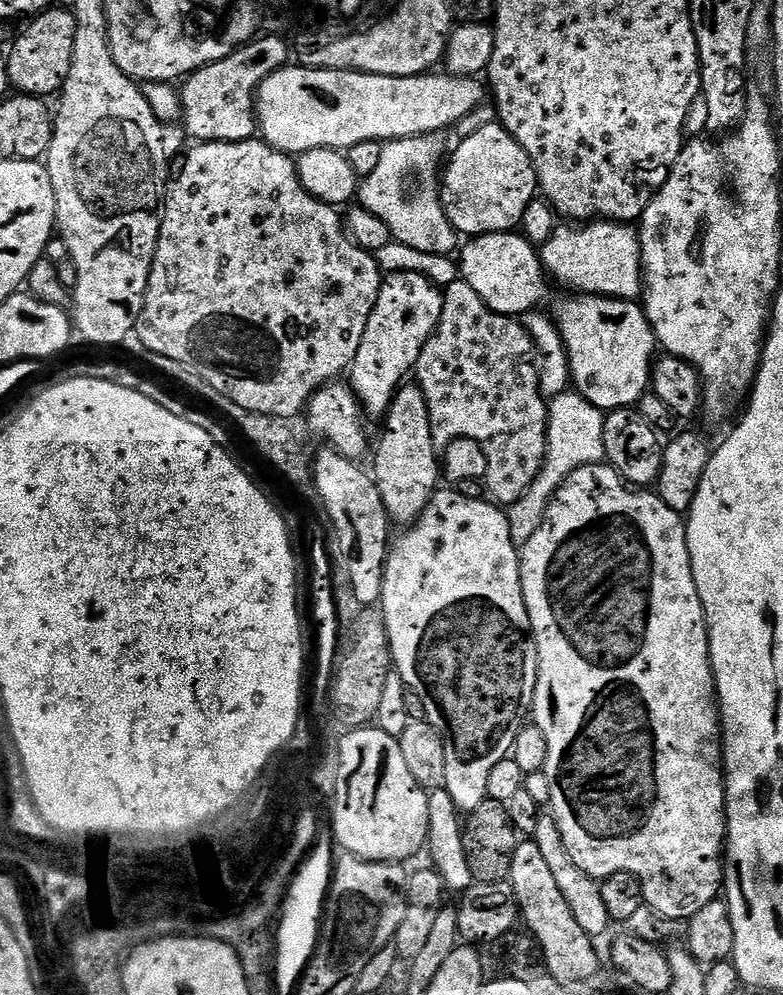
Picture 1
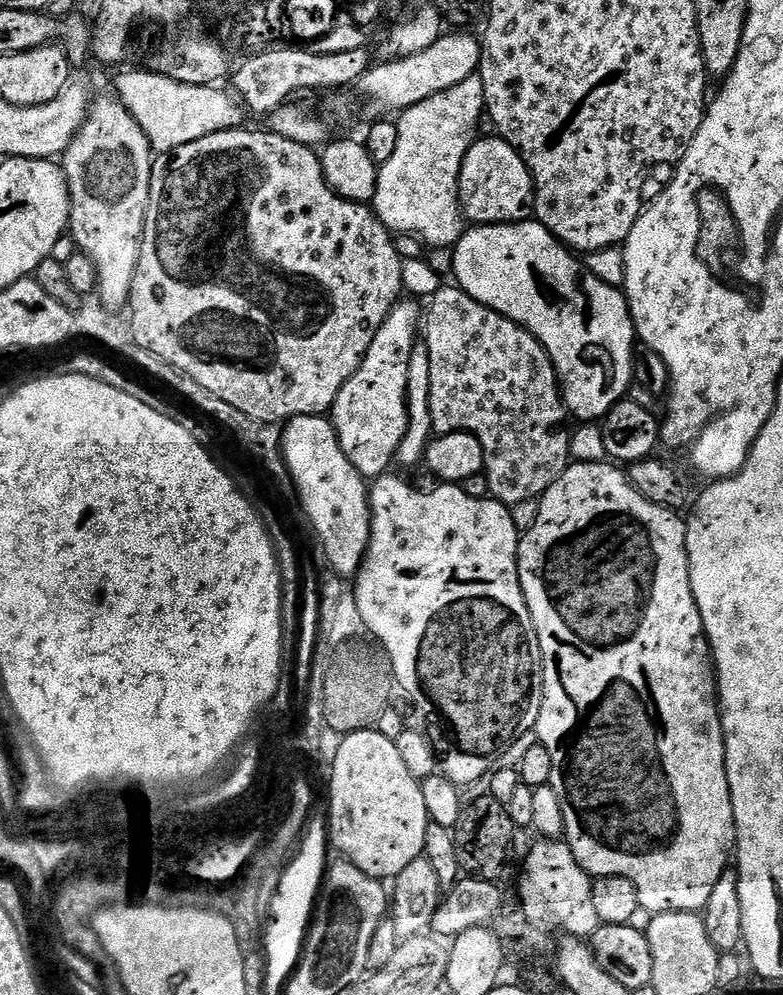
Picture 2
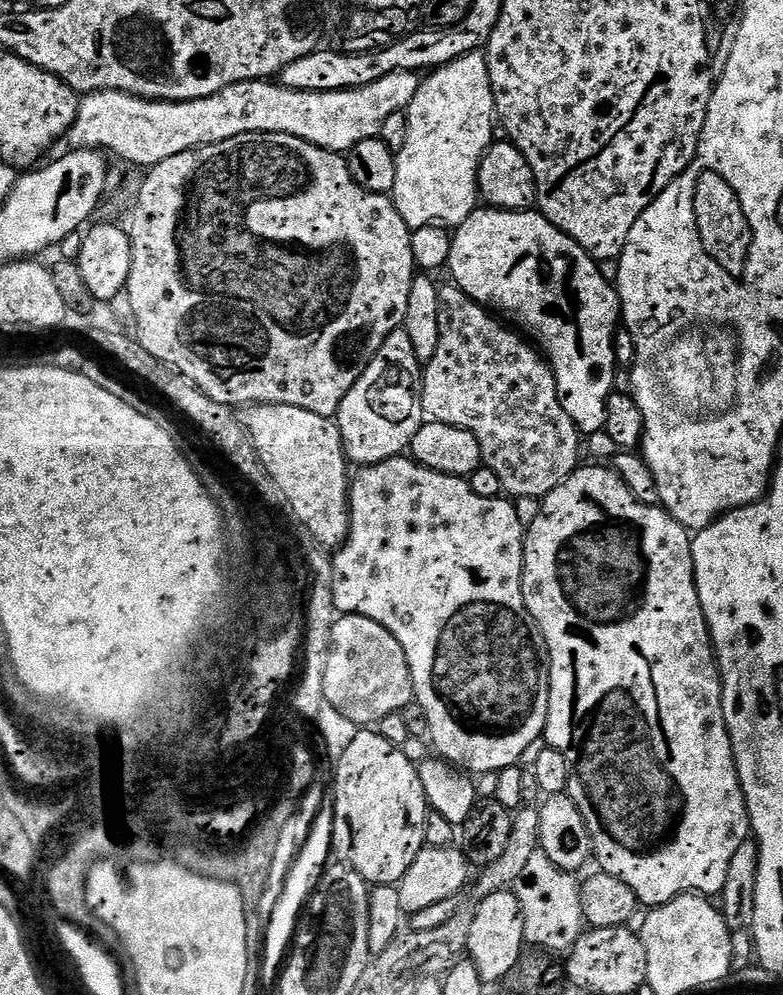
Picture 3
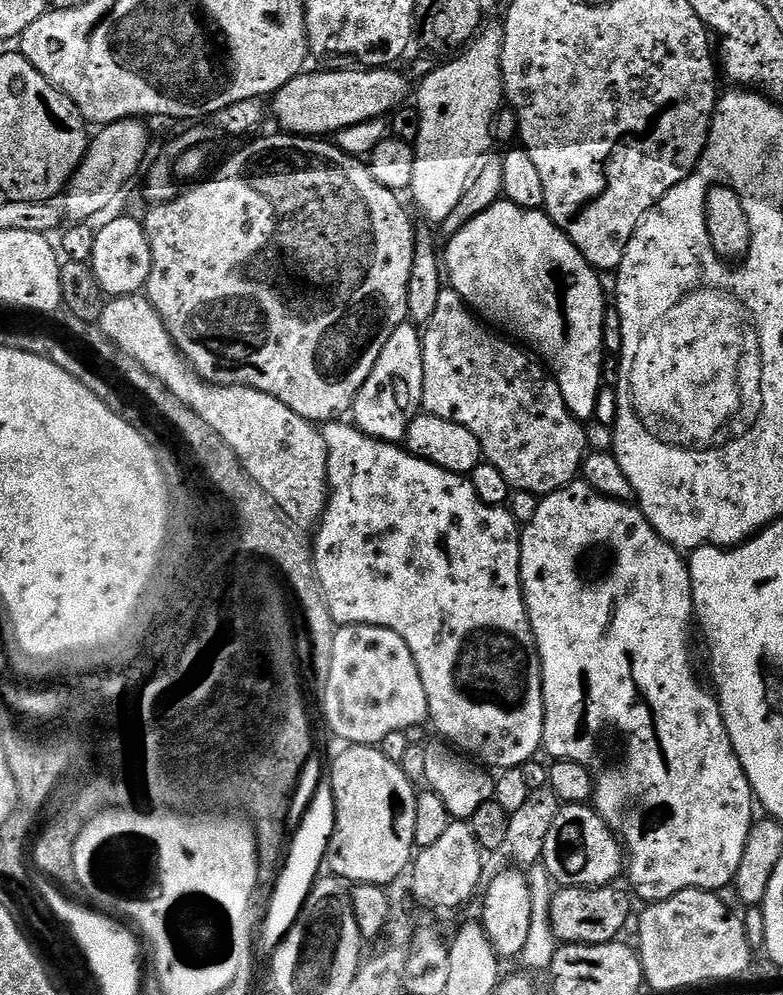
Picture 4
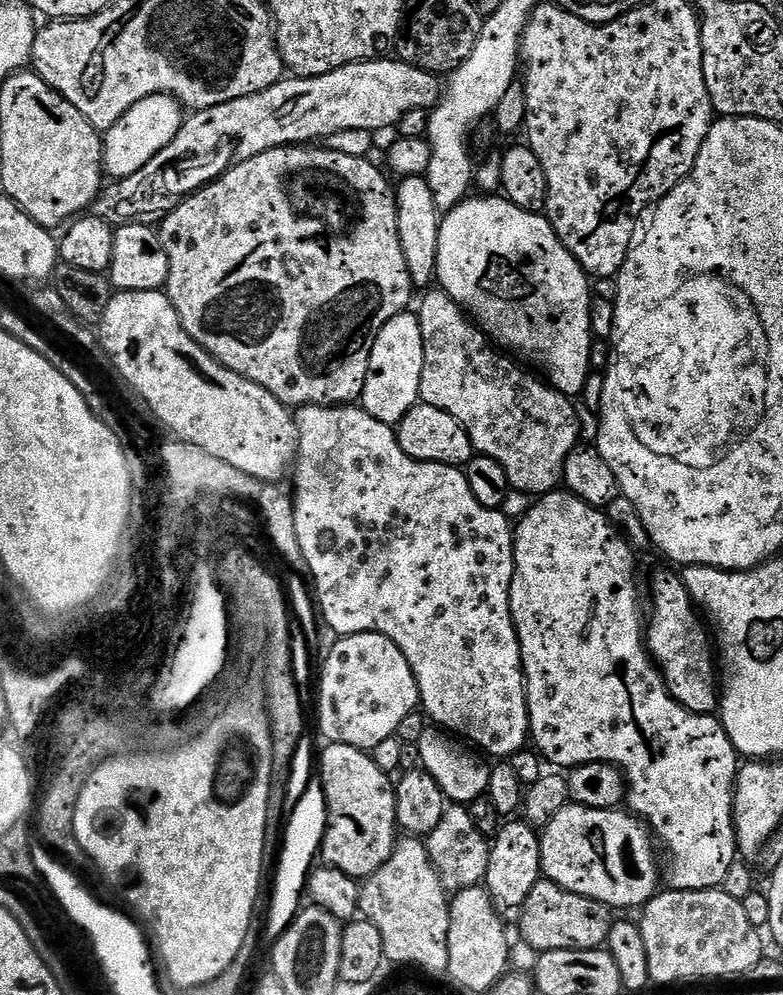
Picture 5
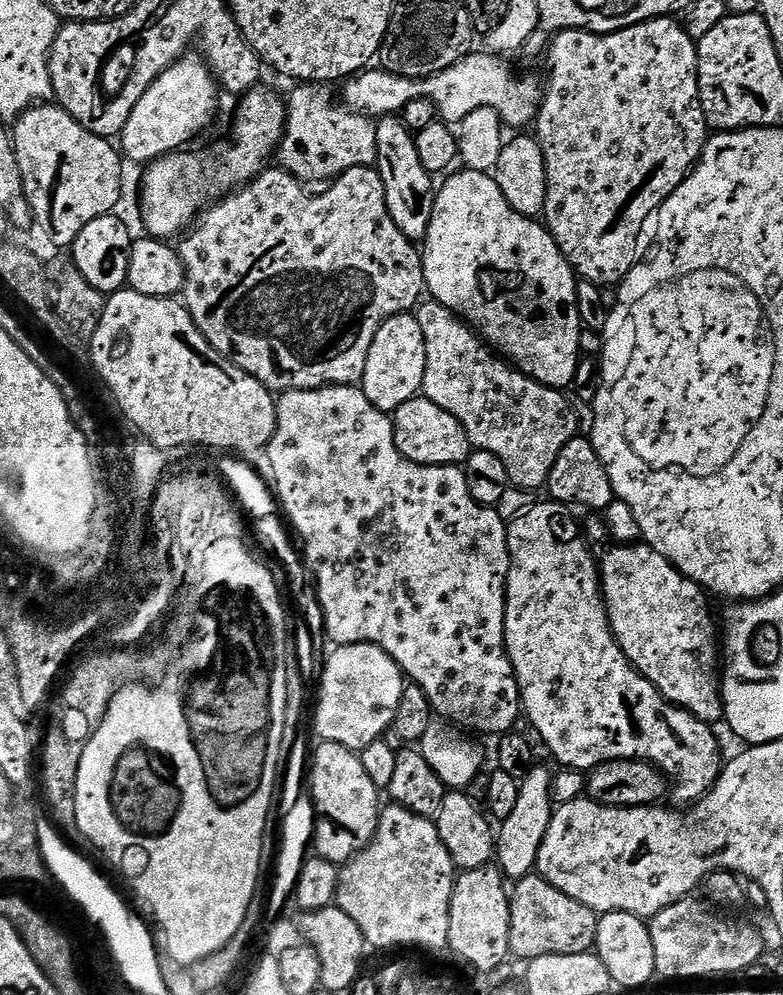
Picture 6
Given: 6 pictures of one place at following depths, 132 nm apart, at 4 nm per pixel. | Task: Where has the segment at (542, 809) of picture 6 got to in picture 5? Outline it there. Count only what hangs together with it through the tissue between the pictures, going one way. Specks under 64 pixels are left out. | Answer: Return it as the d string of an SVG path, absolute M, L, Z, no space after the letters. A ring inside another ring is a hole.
M516 818L505 823L491 841L490 862L484 875L484 884L496 907L496 913L505 922L519 921L522 906L526 904L526 897L530 890L542 878L540 871L540 836L533 825L523 819Z

